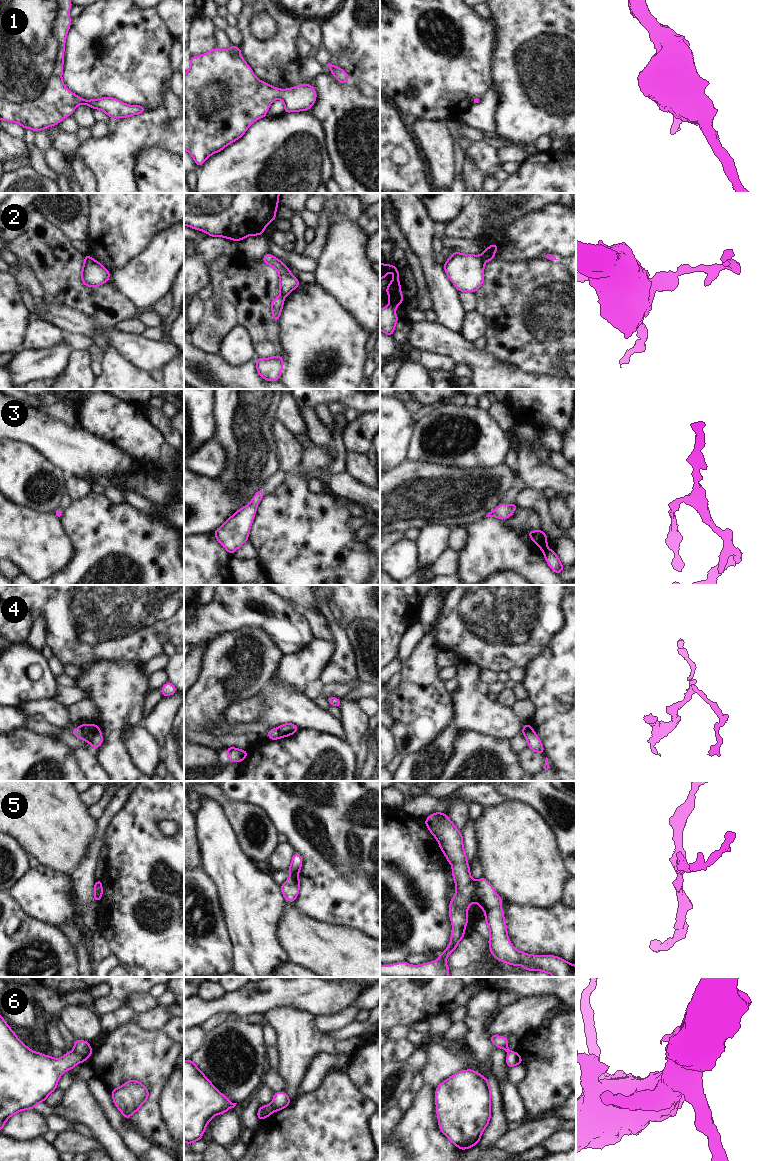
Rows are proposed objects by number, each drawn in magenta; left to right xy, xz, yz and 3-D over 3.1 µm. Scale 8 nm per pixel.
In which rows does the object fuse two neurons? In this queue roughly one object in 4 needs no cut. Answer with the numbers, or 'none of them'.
2, 4, 5, 6.

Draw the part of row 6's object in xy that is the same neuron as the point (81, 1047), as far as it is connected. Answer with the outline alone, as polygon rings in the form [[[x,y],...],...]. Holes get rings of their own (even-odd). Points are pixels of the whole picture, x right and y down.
[[[77,1038],[75,1039],[74,1048],[72,1051],[81,1056],[85,1061],[89,1059],[89,1057],[93,1053],[90,1042],[79,1040]]]

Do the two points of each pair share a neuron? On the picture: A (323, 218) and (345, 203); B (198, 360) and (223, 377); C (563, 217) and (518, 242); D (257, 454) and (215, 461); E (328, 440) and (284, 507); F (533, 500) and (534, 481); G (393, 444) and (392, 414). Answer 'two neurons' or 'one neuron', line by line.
A: one neuron
B: one neuron
C: one neuron
D: two neurons
E: two neurons
F: two neurons
G: one neuron

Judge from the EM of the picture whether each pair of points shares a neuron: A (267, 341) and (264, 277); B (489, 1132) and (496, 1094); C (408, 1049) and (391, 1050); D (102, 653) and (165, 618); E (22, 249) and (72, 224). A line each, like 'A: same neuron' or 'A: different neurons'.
A: same neuron
B: same neuron
C: same neuron
D: same neuron
E: different neurons

